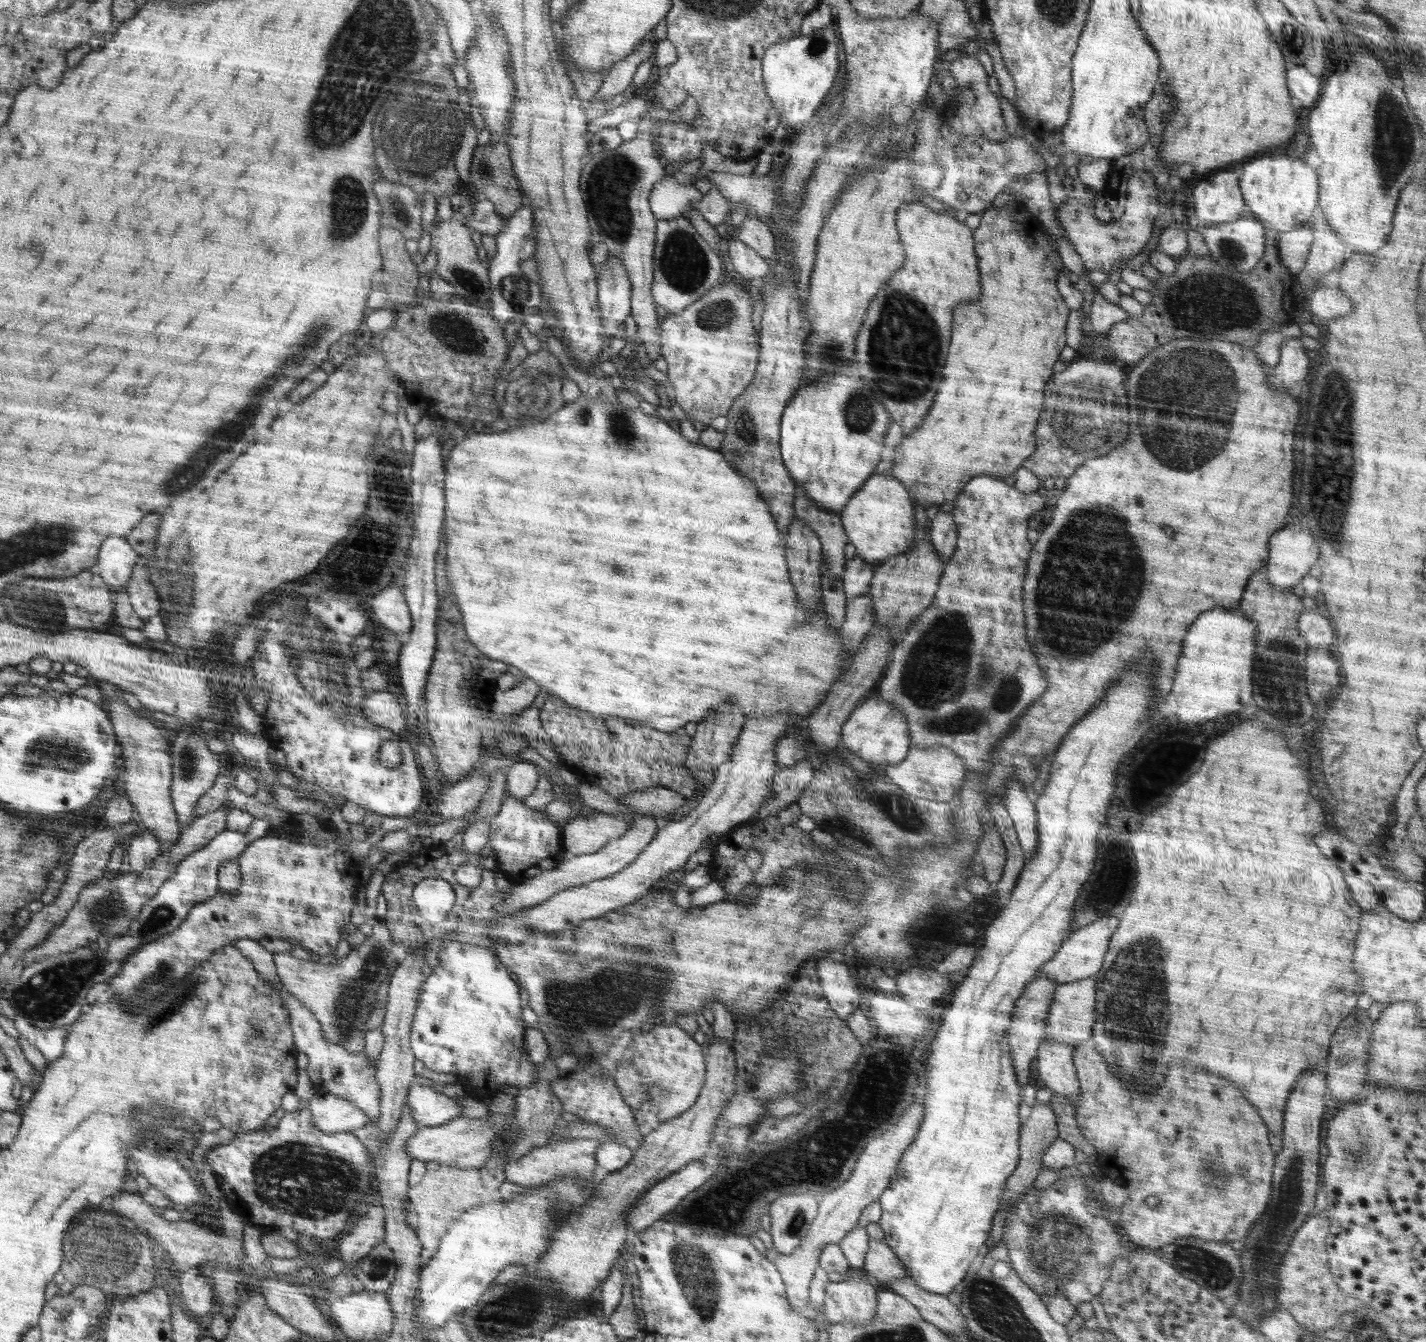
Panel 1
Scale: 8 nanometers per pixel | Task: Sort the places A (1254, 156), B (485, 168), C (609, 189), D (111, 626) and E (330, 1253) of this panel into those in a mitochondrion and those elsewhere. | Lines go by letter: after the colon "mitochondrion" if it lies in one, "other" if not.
A: other
B: mitochondrion
C: mitochondrion
D: other
E: other

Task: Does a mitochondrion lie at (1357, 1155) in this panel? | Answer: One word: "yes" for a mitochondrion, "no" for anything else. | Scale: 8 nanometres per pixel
yes

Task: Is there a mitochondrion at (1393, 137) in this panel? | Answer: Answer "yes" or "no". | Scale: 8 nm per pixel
yes

